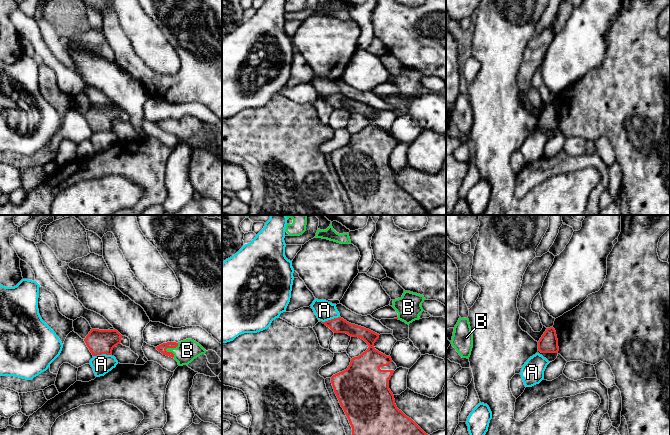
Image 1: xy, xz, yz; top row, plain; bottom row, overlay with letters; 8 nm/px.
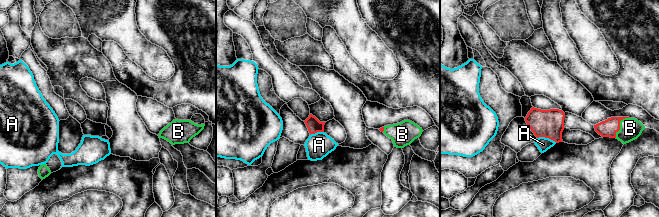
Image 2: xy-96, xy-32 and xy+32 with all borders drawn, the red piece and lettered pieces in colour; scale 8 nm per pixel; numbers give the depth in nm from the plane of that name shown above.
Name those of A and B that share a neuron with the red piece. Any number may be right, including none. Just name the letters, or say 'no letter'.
B

